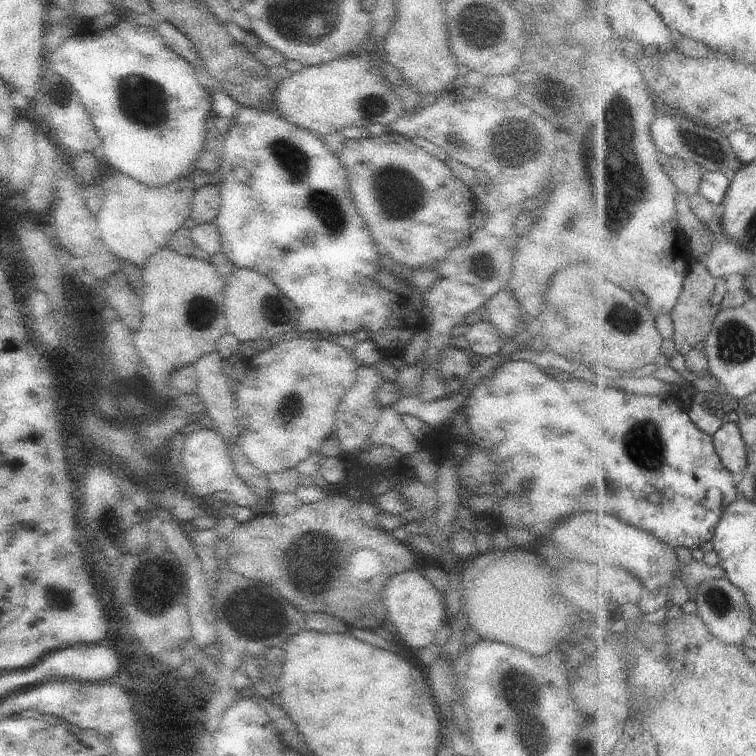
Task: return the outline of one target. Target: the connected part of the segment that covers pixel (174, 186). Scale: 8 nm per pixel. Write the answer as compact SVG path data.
M105 166L101 177L104 186L103 206L96 218L98 230L102 232L102 240L108 244L108 248L116 252L116 256L122 256L138 268L144 268L150 256L163 250L180 228L189 225L192 200L196 193L193 171L190 170L186 178L174 180L168 186L146 188L146 184L132 180L124 172Z

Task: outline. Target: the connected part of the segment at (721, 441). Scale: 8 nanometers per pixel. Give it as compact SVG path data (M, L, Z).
M728 422L715 435L715 444L723 464L737 476L744 474L750 462L742 428L737 422Z

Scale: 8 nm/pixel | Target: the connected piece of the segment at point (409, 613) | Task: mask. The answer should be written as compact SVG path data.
M415 569L400 572L390 578L385 589L384 603L388 621L395 629L395 636L409 656L410 650L414 652L435 644L438 630L451 617L445 605L445 596L438 592L422 572Z

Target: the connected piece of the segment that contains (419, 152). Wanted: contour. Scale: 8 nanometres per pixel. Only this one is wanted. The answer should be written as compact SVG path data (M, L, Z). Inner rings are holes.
M389 131L381 136L370 136L361 140L349 140L343 143L343 150L336 152L340 164L346 168L350 184L350 196L354 200L356 212L366 222L374 244L383 257L383 264L389 268L405 273L404 268L410 268L407 276L416 270L428 268L436 270L444 258L474 232L475 204L474 194L462 180L458 180L446 162L429 154L417 146L412 139Z

